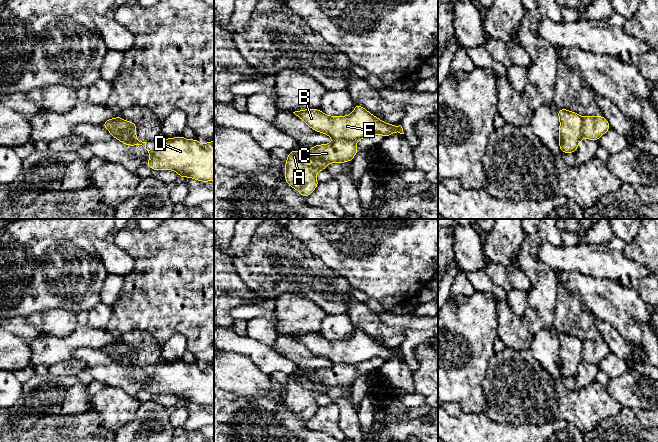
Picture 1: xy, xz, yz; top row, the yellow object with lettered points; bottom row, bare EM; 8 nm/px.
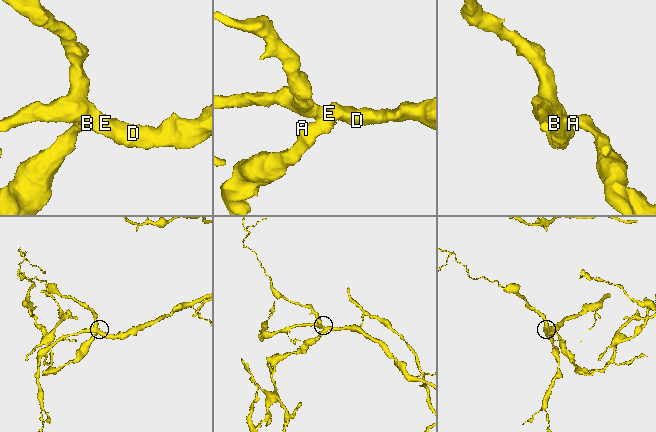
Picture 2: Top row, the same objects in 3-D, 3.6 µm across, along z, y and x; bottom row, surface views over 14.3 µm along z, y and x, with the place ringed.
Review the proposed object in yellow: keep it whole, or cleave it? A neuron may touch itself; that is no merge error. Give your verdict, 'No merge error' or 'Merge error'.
Merge error

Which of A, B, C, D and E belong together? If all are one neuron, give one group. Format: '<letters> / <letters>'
A C / B D E

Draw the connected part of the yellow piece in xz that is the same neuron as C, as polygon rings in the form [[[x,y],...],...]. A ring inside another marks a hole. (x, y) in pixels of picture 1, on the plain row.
[[[336,363],[330,368],[315,369],[307,377],[290,375],[284,392],[287,408],[303,421],[308,421],[318,411],[317,396],[326,394],[329,387],[351,386],[358,377],[357,365],[359,363],[354,365]],[[303,381],[310,382],[314,389],[304,388]]]

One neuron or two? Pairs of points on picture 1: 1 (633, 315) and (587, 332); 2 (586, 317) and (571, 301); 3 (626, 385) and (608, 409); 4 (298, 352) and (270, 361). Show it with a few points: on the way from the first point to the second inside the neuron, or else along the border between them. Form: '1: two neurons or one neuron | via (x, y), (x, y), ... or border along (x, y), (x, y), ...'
1: two neurons | border along (580, 300), (597, 317)
2: one neuron | via (582, 313), (574, 305)
3: two neurons | border along (605, 386), (608, 392), (624, 406)
4: two neurons | border along (270, 347), (291, 360)

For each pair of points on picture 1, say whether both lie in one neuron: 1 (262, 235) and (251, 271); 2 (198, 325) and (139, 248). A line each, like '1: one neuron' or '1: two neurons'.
1: one neuron
2: one neuron

